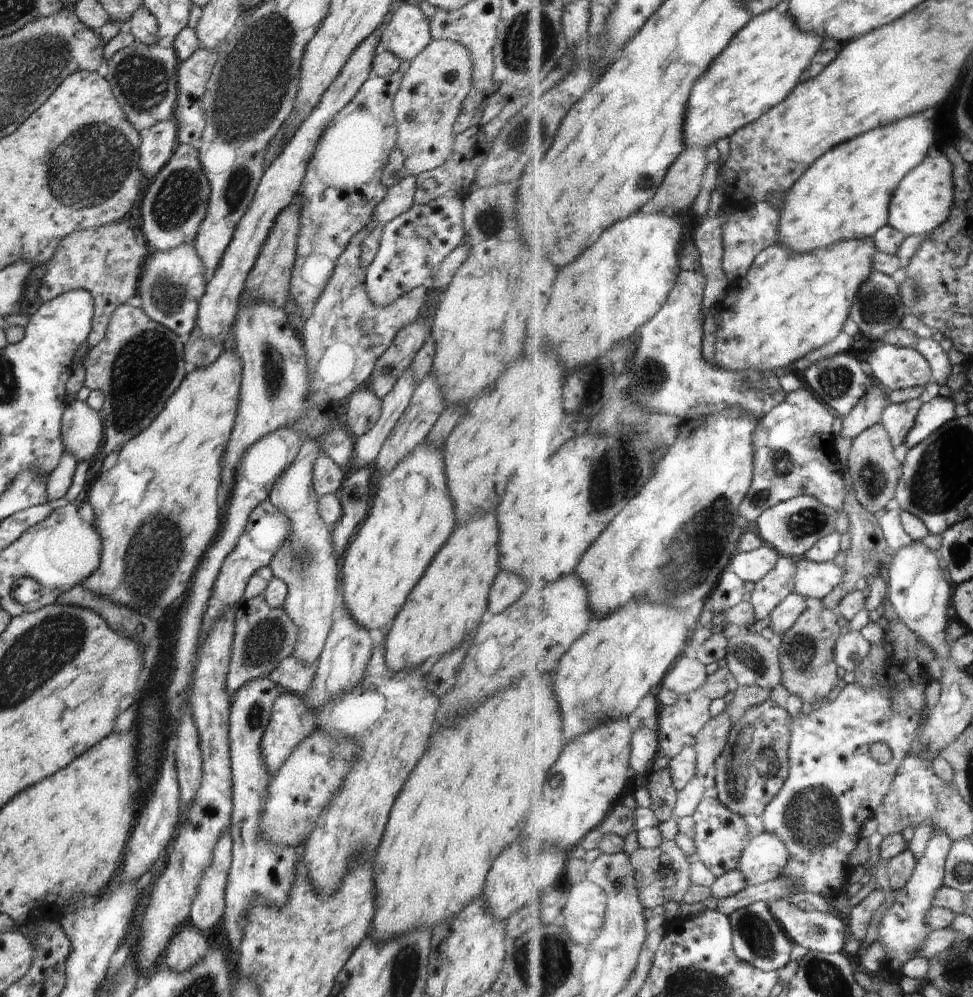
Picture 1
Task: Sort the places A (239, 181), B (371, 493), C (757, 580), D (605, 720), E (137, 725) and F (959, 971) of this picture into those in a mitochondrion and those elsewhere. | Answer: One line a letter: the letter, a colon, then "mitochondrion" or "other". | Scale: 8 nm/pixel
A: mitochondrion
B: other
C: other
D: other
E: other
F: other

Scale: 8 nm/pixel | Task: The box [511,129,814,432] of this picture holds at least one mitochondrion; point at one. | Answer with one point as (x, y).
(653, 370)

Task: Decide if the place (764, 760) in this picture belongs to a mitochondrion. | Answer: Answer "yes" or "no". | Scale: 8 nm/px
yes

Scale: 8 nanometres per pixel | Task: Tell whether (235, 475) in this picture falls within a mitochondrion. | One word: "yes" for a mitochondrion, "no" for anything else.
no

